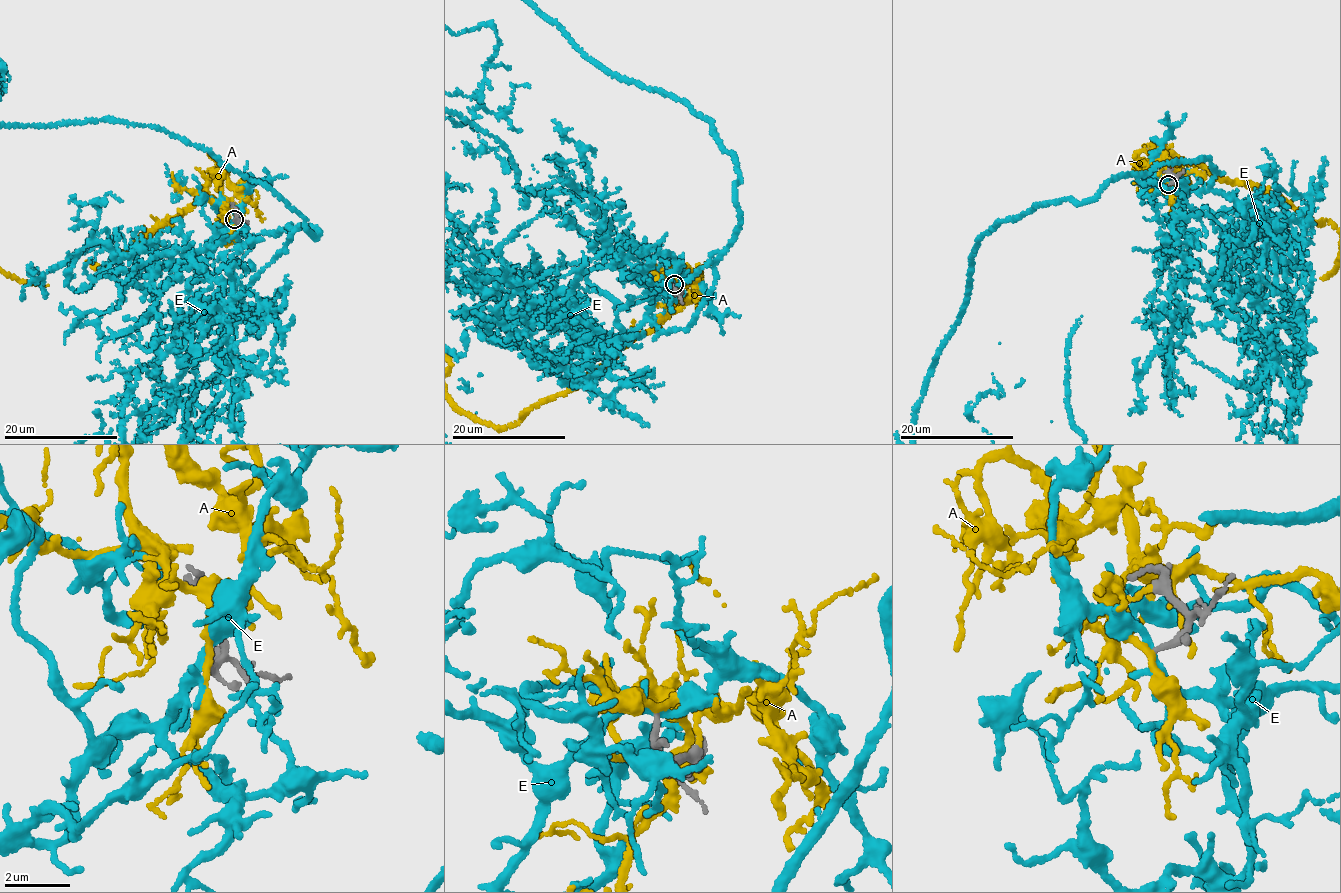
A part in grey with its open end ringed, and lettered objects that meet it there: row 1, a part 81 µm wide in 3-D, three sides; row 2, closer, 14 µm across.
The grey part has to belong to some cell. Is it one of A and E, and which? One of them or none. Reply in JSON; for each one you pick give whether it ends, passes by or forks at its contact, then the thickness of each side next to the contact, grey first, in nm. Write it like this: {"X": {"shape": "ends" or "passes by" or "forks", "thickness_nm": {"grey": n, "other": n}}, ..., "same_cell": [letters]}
{"same_cell": []}

